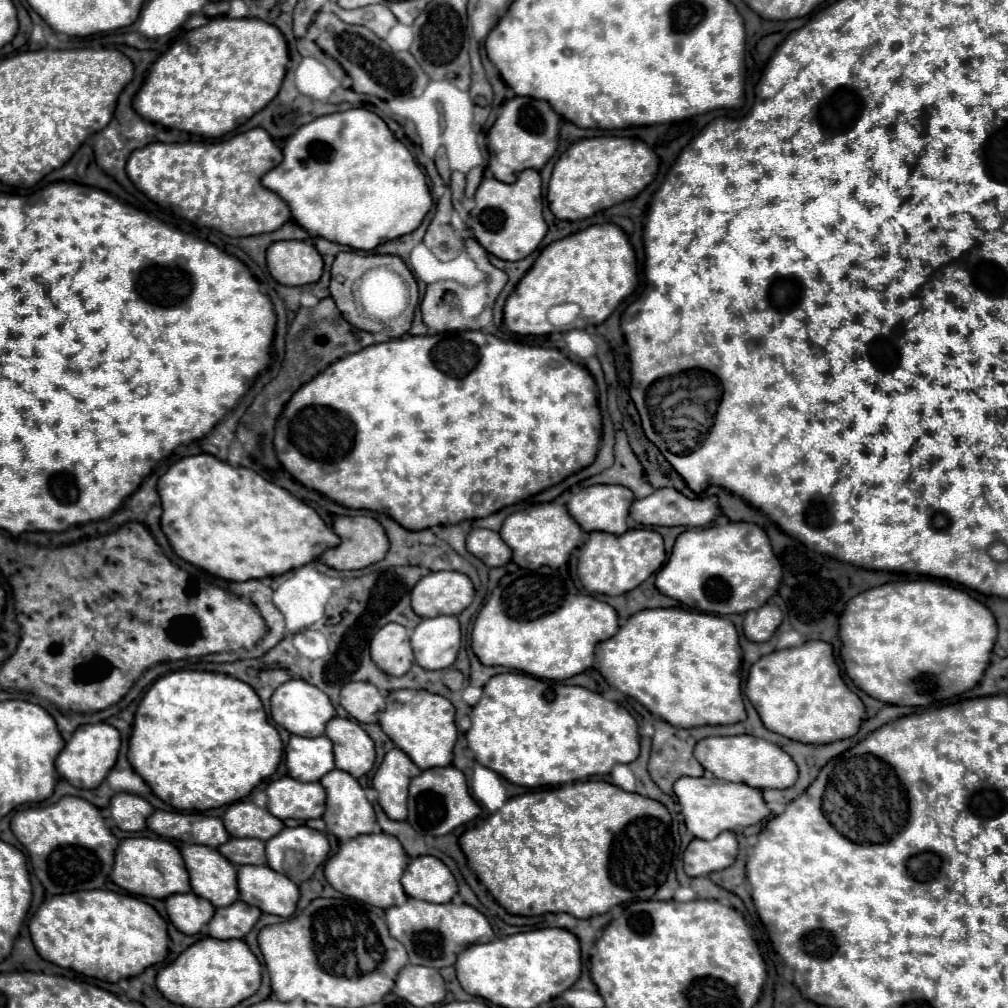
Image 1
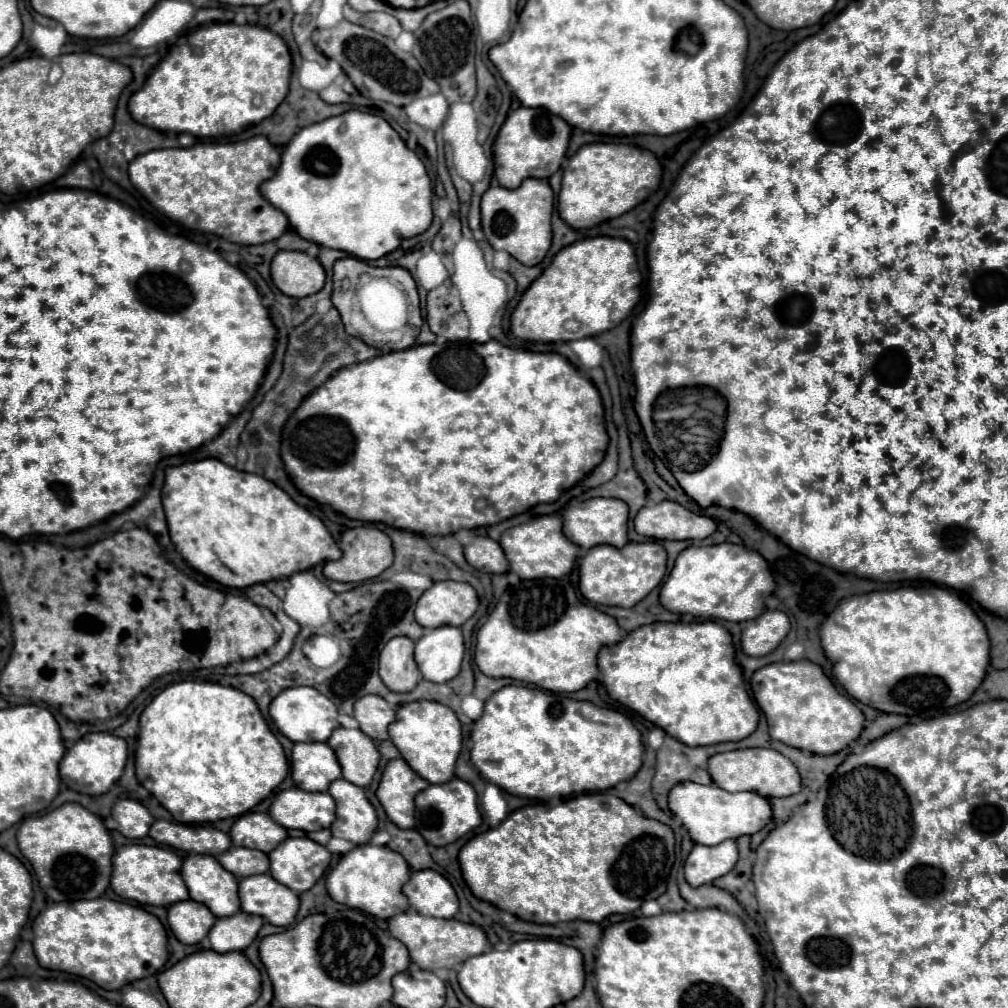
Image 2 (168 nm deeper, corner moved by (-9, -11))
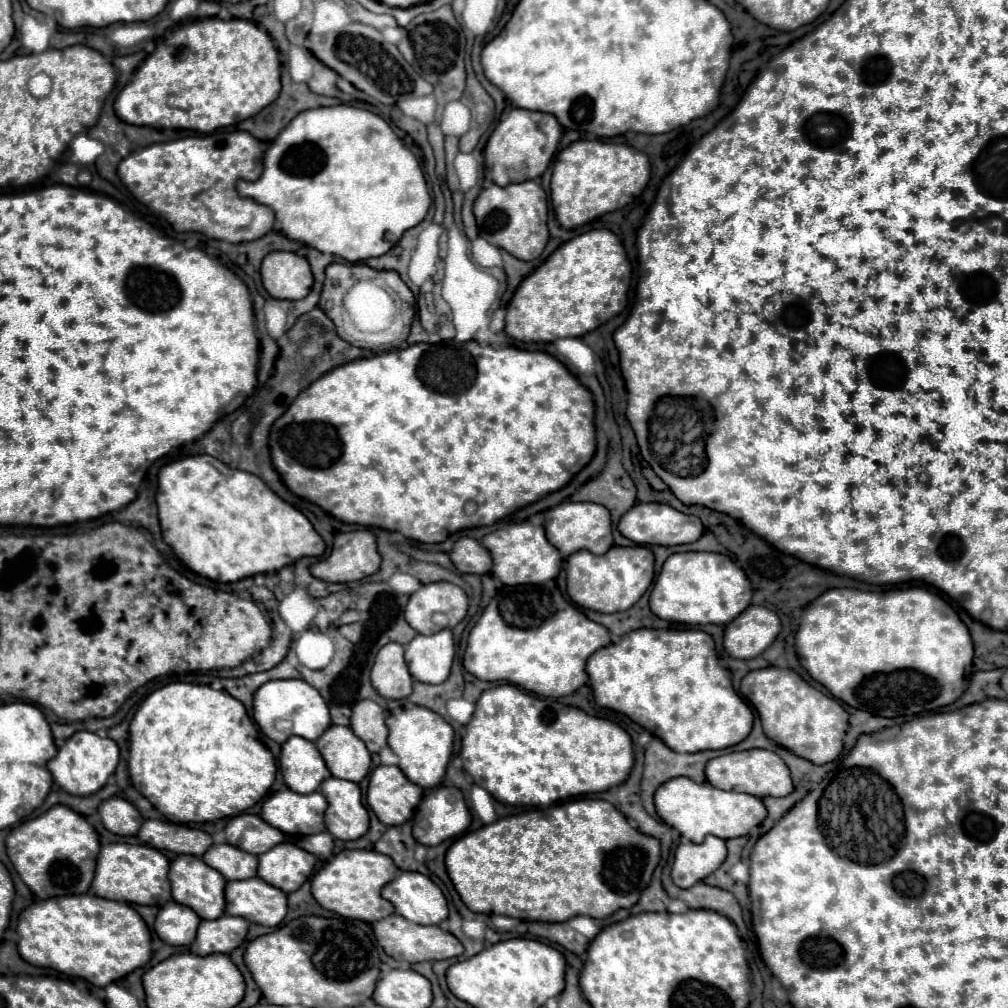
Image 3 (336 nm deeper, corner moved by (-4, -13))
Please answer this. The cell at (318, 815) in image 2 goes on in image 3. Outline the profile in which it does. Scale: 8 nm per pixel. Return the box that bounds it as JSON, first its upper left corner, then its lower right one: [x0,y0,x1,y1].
[260,789,328,835]

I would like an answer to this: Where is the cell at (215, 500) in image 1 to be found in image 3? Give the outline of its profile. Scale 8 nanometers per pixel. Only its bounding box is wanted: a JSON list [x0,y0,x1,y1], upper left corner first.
[156,455,326,583]

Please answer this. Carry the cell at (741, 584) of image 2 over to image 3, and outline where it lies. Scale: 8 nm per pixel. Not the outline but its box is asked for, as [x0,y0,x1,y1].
[650,553,752,625]

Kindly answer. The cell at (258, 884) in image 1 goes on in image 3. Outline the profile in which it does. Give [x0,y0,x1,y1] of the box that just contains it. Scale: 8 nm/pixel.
[226,877,286,927]

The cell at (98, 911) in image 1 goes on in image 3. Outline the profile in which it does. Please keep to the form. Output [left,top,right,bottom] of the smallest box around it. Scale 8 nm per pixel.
[16,895,150,987]

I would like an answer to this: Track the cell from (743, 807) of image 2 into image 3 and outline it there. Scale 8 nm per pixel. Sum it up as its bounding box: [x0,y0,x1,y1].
[654,777,766,841]

